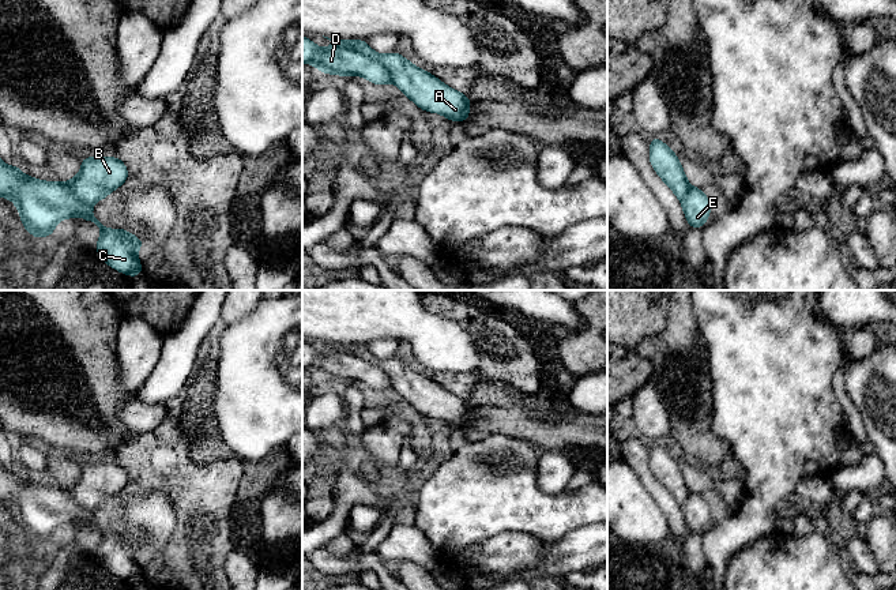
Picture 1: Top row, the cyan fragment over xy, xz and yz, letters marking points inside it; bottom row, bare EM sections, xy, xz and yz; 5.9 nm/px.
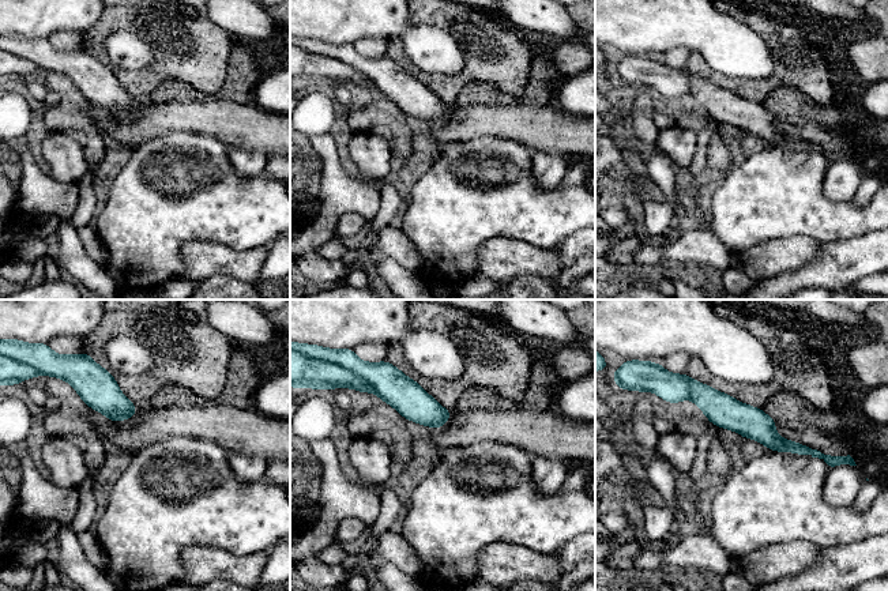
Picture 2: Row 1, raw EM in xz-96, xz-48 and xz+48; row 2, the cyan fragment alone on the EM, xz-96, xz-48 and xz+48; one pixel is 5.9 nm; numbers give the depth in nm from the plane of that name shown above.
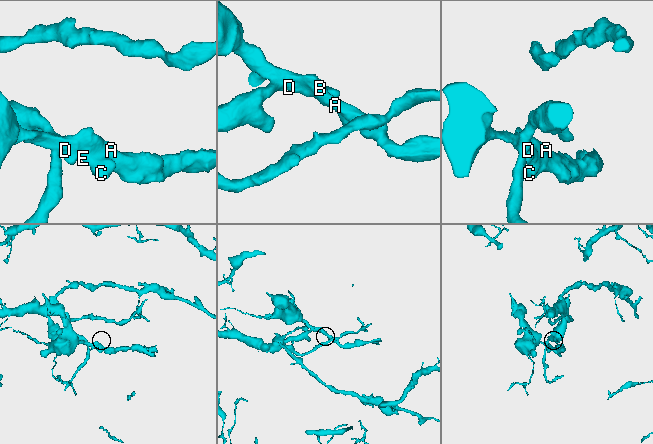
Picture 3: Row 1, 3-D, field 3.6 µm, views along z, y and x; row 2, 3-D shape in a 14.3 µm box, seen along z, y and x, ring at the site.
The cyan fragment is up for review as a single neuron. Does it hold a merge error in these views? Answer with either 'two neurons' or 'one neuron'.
two neurons

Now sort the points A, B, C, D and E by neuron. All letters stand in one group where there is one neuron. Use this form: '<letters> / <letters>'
A B / C D E

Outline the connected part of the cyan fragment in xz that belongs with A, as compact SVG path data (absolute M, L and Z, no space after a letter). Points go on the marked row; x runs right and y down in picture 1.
M324 38L330 40L335 46L353 48L383 63L391 74L391 82L423 112L438 113L456 123L470 119L468 108L473 101L467 94L447 86L433 74L414 65L396 50L388 55L379 55L368 45L366 40Z

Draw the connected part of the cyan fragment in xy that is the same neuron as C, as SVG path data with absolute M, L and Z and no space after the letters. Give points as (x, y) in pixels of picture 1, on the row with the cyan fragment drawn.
M0 158L0 198L15 203L22 226L34 237L50 237L61 219L82 217L94 222L99 230L95 245L101 259L118 273L132 278L142 275L138 251L144 245L140 237L123 229L108 229L94 215L91 206L83 203L60 181L44 181L19 172L19 162L7 166Z

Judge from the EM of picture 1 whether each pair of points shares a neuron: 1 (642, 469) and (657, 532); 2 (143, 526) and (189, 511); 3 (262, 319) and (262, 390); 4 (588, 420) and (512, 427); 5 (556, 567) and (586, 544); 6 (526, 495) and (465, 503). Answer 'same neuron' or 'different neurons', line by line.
1: different neurons
2: different neurons
3: same neuron
4: same neuron
5: same neuron
6: same neuron

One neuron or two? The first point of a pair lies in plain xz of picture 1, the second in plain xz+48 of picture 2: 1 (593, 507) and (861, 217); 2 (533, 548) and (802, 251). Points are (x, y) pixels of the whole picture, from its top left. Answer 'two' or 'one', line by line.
1: one
2: one

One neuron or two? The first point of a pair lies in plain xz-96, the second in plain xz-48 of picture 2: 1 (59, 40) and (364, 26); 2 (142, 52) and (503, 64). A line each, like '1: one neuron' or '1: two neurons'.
1: two neurons
2: two neurons

